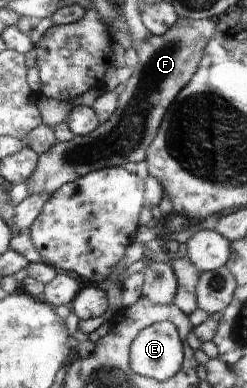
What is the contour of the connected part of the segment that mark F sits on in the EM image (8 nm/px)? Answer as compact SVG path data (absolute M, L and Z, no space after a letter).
M178 17L163 35L152 34L147 41L135 45L139 64L134 67L125 90L118 95L118 106L113 115L107 121L101 121L93 133L74 137L71 141L58 141L49 151L42 153L37 168L27 179L30 193L53 195L66 183L74 182L93 171L123 166L129 161L143 162L151 141L155 139L153 134L157 133L169 105L195 75L203 57L203 49L211 39L215 39L215 34L218 34L215 20Z

